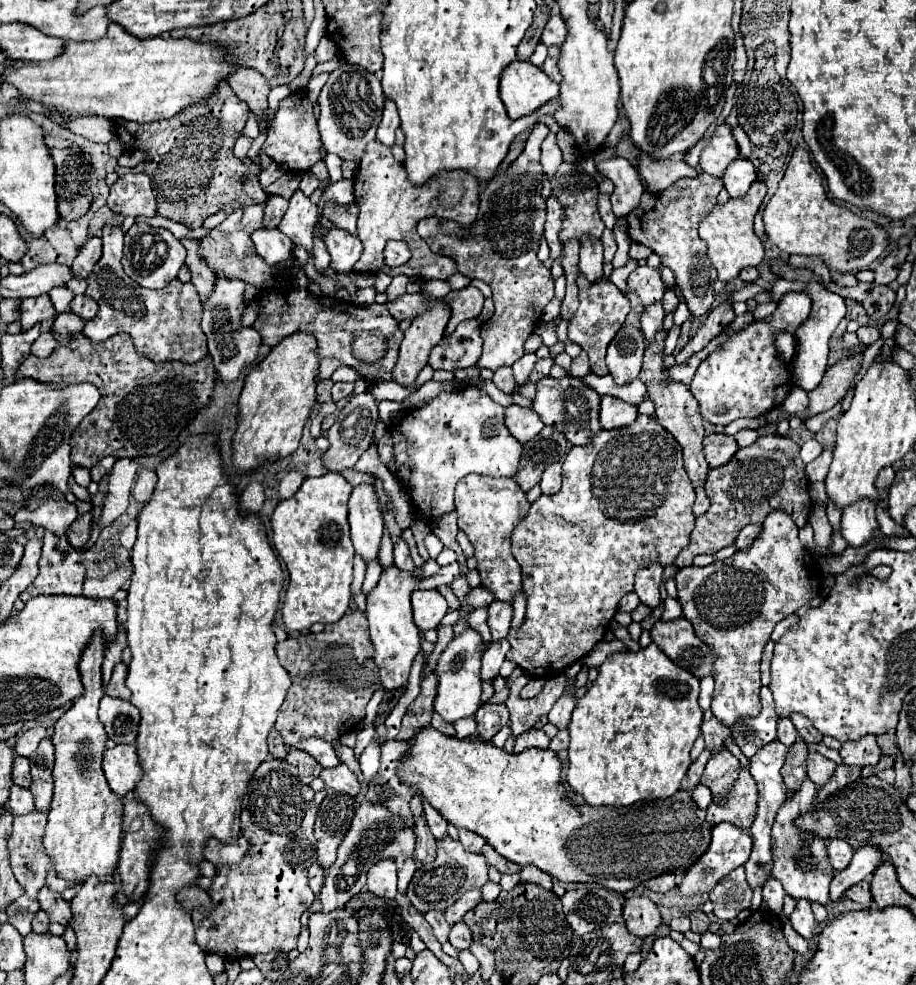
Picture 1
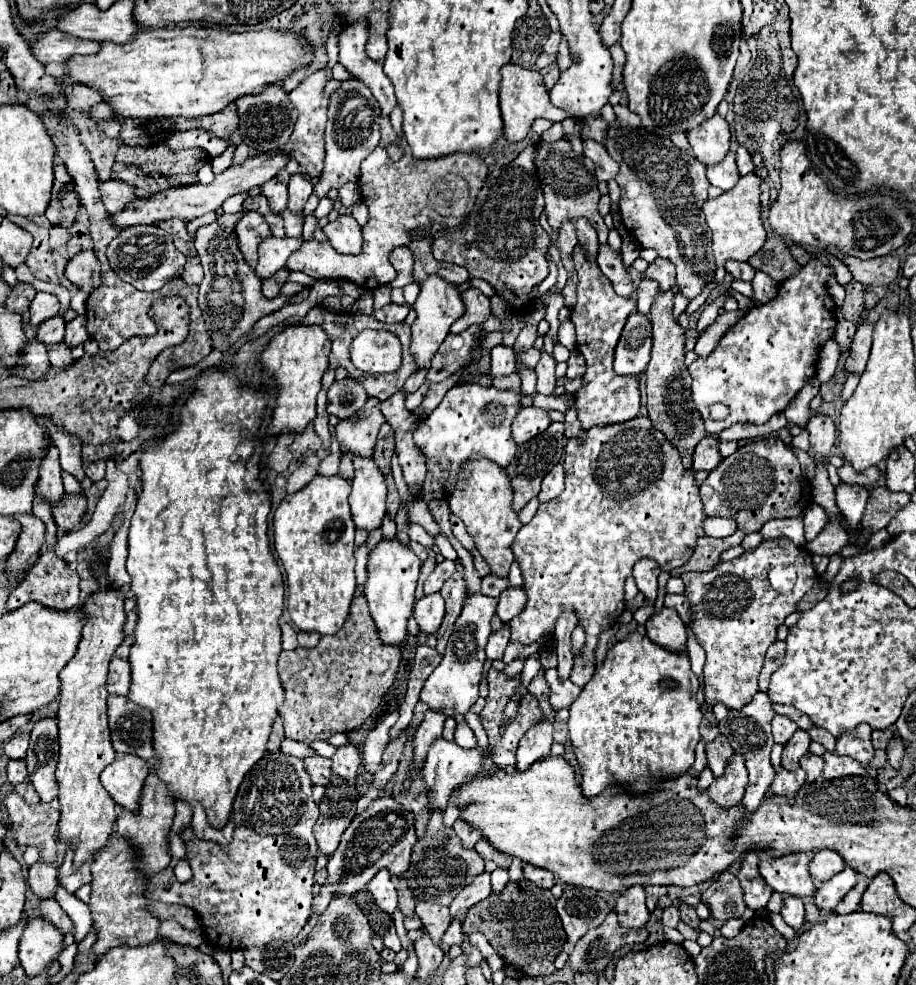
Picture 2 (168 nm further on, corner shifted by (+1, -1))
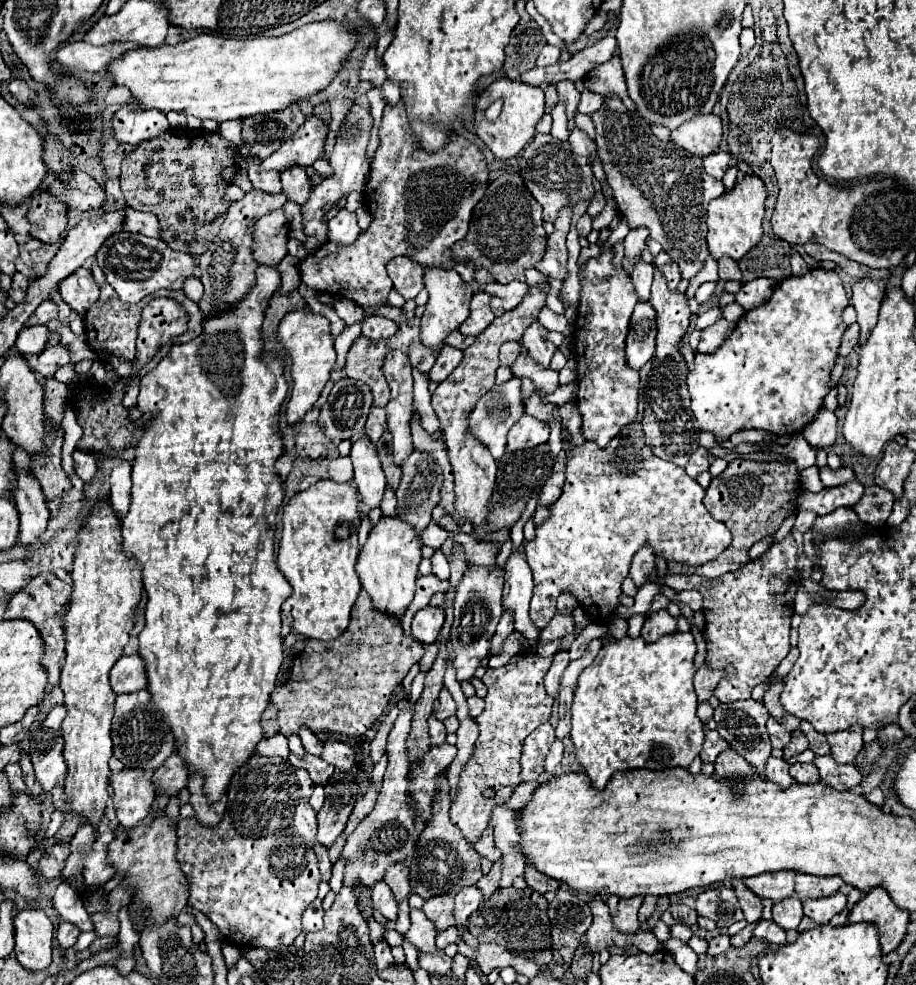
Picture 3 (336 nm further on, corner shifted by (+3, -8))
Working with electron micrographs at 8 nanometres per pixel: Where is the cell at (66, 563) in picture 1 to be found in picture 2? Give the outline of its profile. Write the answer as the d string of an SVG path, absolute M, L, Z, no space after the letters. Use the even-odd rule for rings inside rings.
M34 488L34 506L32 512L46 524L46 546L40 554L40 560L28 570L28 574L24 576L24 580L12 590L8 602L6 602L6 610L16 610L20 606L24 606L26 602L40 602L52 610L76 610L78 602L80 602L80 588L78 588L78 574L70 574L68 564L58 558L54 554L54 546L56 546L56 524L52 518L52 512L48 508L48 504L44 504L44 500L36 500L36 488Z

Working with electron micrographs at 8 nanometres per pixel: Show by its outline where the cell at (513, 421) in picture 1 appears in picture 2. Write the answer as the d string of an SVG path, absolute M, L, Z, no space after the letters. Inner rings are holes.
M522 408L514 422L512 422L512 436L514 436L514 442L516 444L522 444L522 442L528 442L530 438L538 436L540 432L544 432L548 426L552 424L550 416L546 410L542 408Z

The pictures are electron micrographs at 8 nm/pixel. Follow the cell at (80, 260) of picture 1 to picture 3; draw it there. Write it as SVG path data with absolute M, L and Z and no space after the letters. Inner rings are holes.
M80 267L78 271L74 271L66 279L62 279L58 289L60 289L62 299L78 313L84 313L100 295L92 273L84 267Z

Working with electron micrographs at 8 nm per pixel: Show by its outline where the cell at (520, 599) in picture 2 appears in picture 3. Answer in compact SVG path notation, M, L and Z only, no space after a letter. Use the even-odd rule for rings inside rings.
M522 549L510 555L504 569L504 579L506 583L504 583L502 607L506 611L512 611L516 631L526 635L526 639L536 637L536 633L540 631L530 623L528 617L528 605L532 599L532 571L526 559L522 559Z

